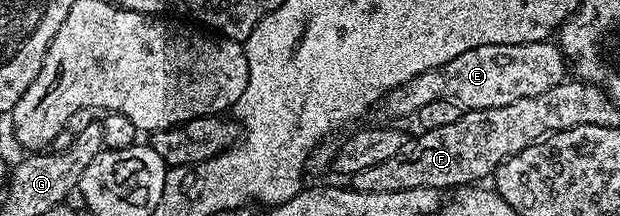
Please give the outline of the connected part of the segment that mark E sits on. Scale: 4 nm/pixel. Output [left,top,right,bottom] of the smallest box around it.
[386,40,568,117]

